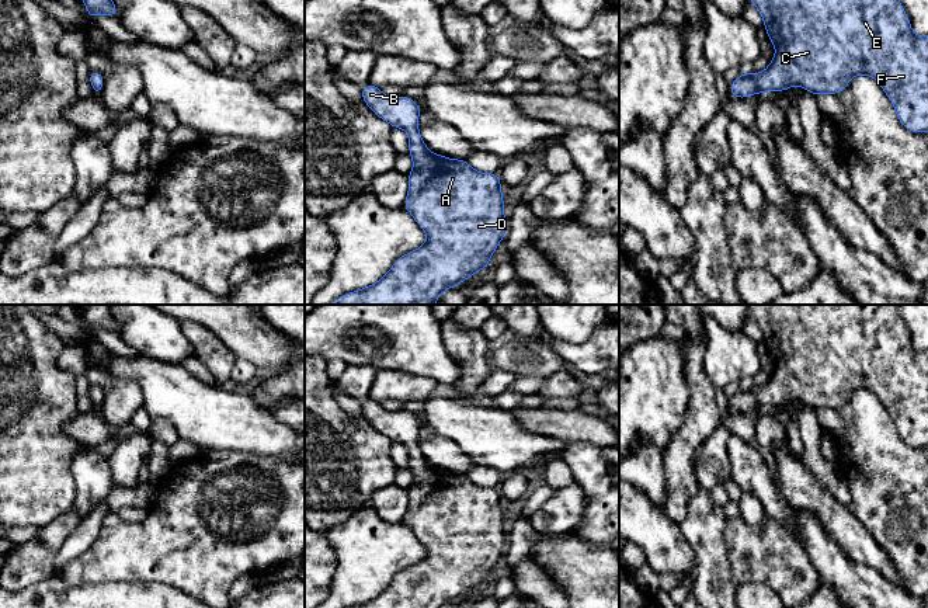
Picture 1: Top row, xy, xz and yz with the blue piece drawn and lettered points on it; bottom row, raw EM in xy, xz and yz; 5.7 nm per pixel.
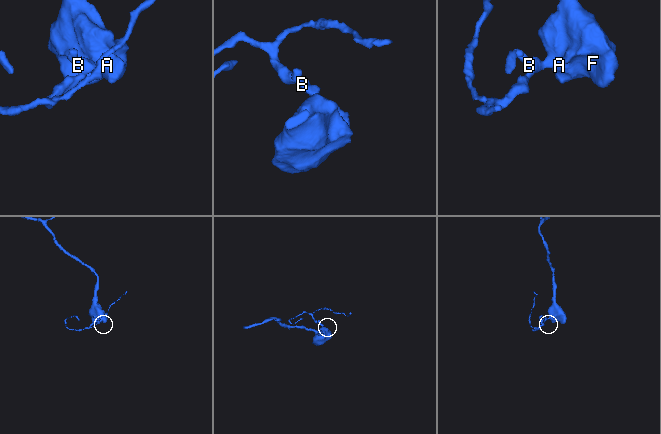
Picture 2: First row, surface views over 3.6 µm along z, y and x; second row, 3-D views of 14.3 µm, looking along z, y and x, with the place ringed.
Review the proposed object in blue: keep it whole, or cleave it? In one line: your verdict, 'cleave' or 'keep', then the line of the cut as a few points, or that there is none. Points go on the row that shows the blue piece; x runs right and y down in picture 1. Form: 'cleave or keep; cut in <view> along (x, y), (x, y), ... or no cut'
keep; no cut

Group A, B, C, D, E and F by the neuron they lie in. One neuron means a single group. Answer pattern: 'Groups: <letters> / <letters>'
Groups: A B C D E F

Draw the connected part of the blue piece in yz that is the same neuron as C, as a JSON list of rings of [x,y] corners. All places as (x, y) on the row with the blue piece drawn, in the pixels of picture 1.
[[[750,0],[764,20],[775,56],[762,73],[744,72],[729,84],[733,98],[755,93],[788,91],[792,86],[820,94],[840,94],[859,74],[873,77],[894,107],[900,124],[910,132],[928,132],[928,35],[918,37],[899,0]]]

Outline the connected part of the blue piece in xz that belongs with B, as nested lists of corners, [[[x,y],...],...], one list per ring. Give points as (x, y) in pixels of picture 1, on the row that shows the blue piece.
[[[371,83],[361,88],[362,103],[392,128],[409,133],[409,154],[413,170],[407,174],[409,191],[403,208],[425,232],[427,242],[400,256],[379,281],[362,289],[344,293],[329,305],[434,305],[444,291],[458,286],[480,270],[489,268],[490,258],[508,230],[504,218],[501,180],[497,173],[480,173],[466,160],[432,153],[418,132],[421,105],[413,98],[387,97]]]

